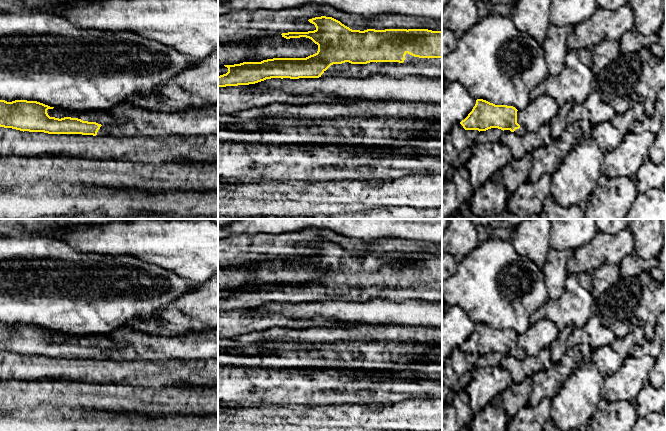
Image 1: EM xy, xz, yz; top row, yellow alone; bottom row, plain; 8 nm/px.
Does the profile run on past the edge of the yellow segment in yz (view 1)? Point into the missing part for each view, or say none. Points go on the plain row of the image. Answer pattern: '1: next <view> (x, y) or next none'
1: next yz (521, 355)

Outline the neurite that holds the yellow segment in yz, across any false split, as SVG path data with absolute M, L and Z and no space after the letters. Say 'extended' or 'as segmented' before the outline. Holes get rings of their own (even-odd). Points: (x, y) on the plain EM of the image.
extended; M477 323L472 335L460 348L465 354L480 356L498 352L526 361L527 355L517 347L517 335L513 330L495 329L483 323Z

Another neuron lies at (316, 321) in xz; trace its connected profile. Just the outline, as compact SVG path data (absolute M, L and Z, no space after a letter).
M243 309L218 311L218 338L234 339L235 337L256 331L263 331L272 327L288 327L288 328L311 328L311 327L356 327L360 326L359 322L353 323L351 326L348 323L337 321L334 318L314 317L308 319L293 319L286 318L280 315L262 316L259 314L250 314Z

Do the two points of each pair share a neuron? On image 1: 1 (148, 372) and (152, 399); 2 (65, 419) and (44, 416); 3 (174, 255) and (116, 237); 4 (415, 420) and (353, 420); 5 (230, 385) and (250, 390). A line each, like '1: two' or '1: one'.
1: two
2: one
3: one
4: one
5: one

